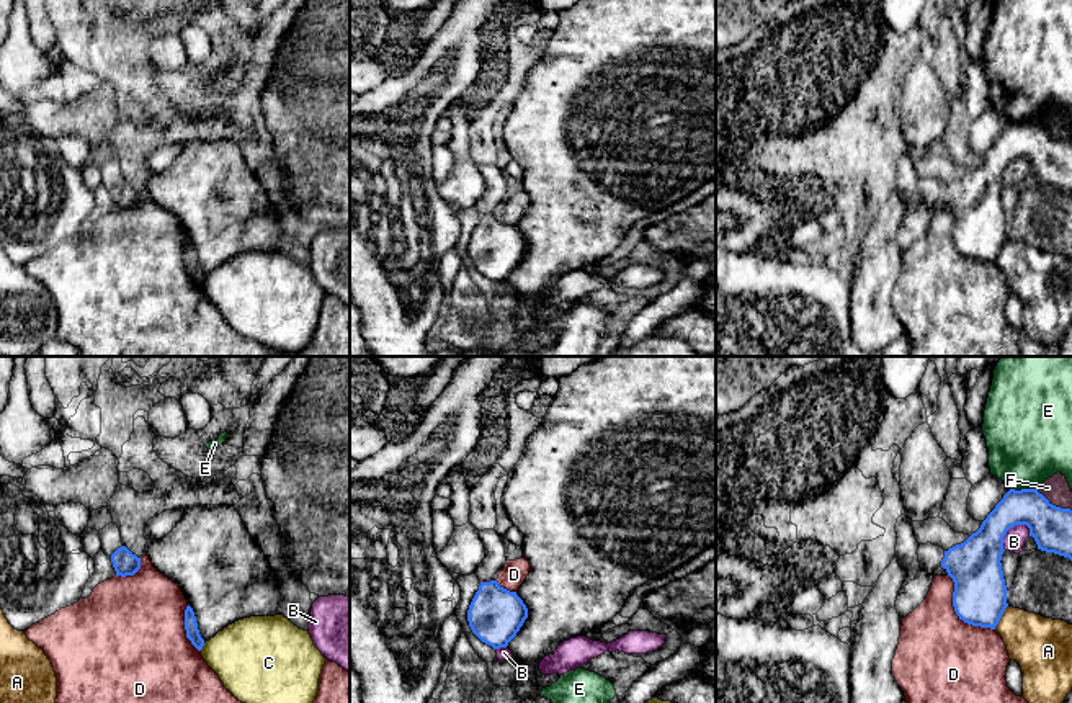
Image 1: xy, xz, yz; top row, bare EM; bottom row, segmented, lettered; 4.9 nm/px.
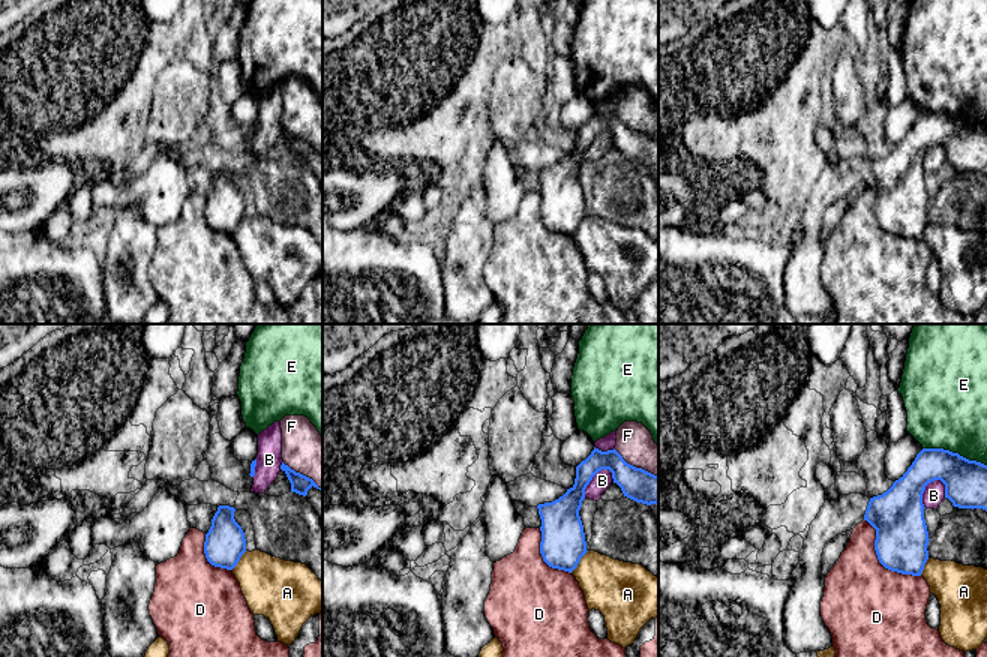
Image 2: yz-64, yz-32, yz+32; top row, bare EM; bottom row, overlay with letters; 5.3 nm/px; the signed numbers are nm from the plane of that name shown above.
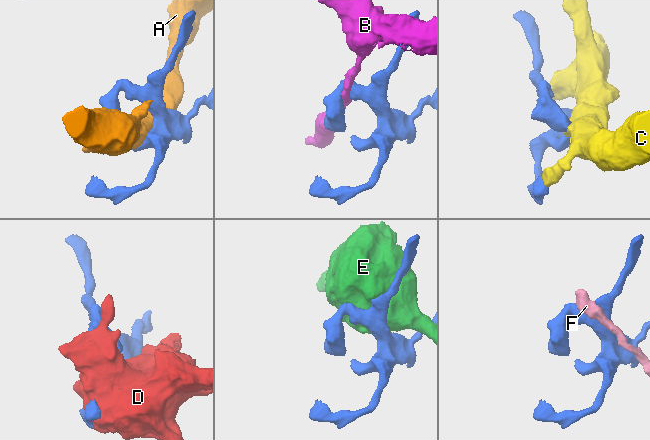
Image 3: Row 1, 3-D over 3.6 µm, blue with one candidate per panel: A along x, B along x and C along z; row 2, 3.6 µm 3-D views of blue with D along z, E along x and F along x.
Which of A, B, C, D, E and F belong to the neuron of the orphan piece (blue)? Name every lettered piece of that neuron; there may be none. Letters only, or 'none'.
none

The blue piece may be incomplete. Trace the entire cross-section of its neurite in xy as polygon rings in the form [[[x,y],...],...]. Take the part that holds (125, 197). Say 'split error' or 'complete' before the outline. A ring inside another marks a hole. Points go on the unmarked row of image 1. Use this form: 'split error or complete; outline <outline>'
complete; outline [[[126,180],[118,181],[111,188],[111,196],[116,209],[126,211],[134,209],[141,203],[141,191],[132,188]]]

